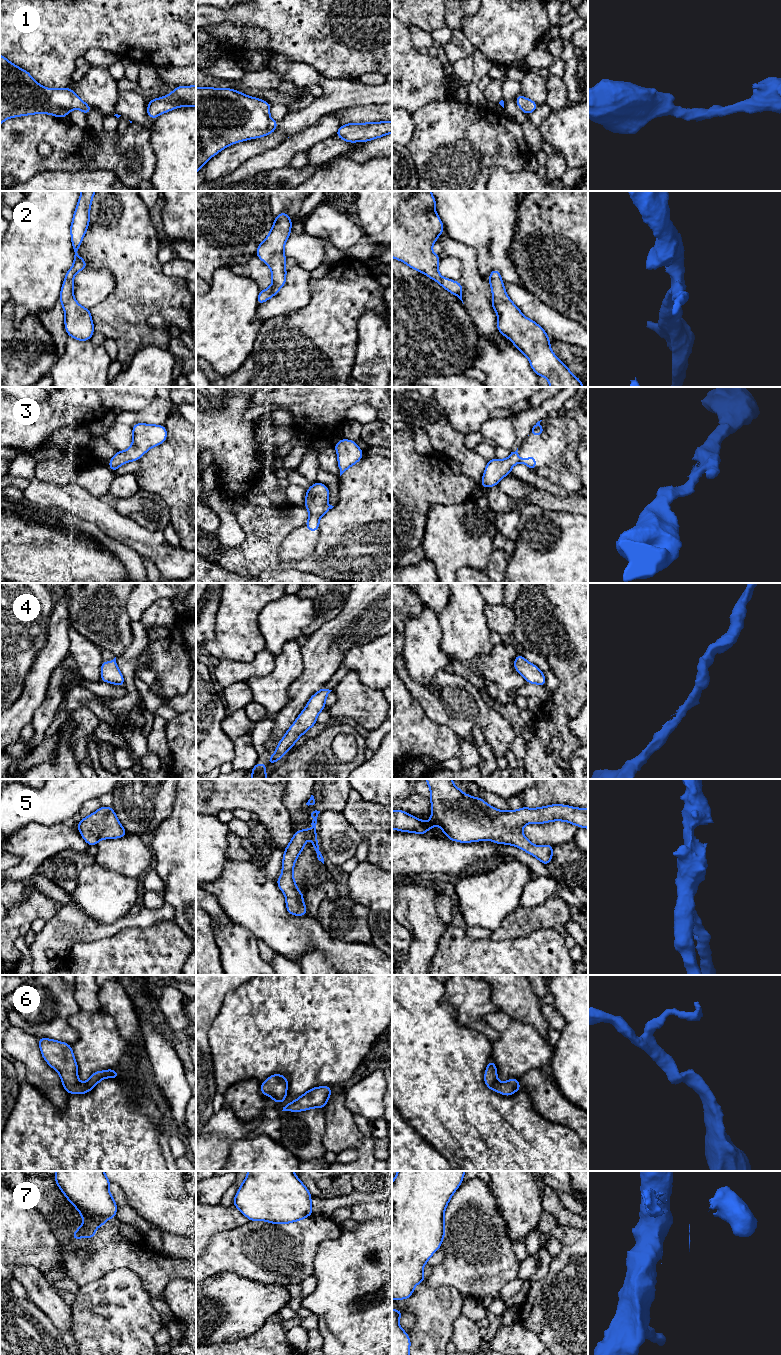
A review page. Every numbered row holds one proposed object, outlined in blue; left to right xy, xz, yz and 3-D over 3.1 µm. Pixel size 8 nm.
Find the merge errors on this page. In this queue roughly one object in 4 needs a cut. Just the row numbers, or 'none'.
7

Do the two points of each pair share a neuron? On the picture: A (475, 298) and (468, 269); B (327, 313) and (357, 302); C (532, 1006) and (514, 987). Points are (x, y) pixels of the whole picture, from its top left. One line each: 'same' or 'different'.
A: same
B: same
C: same

